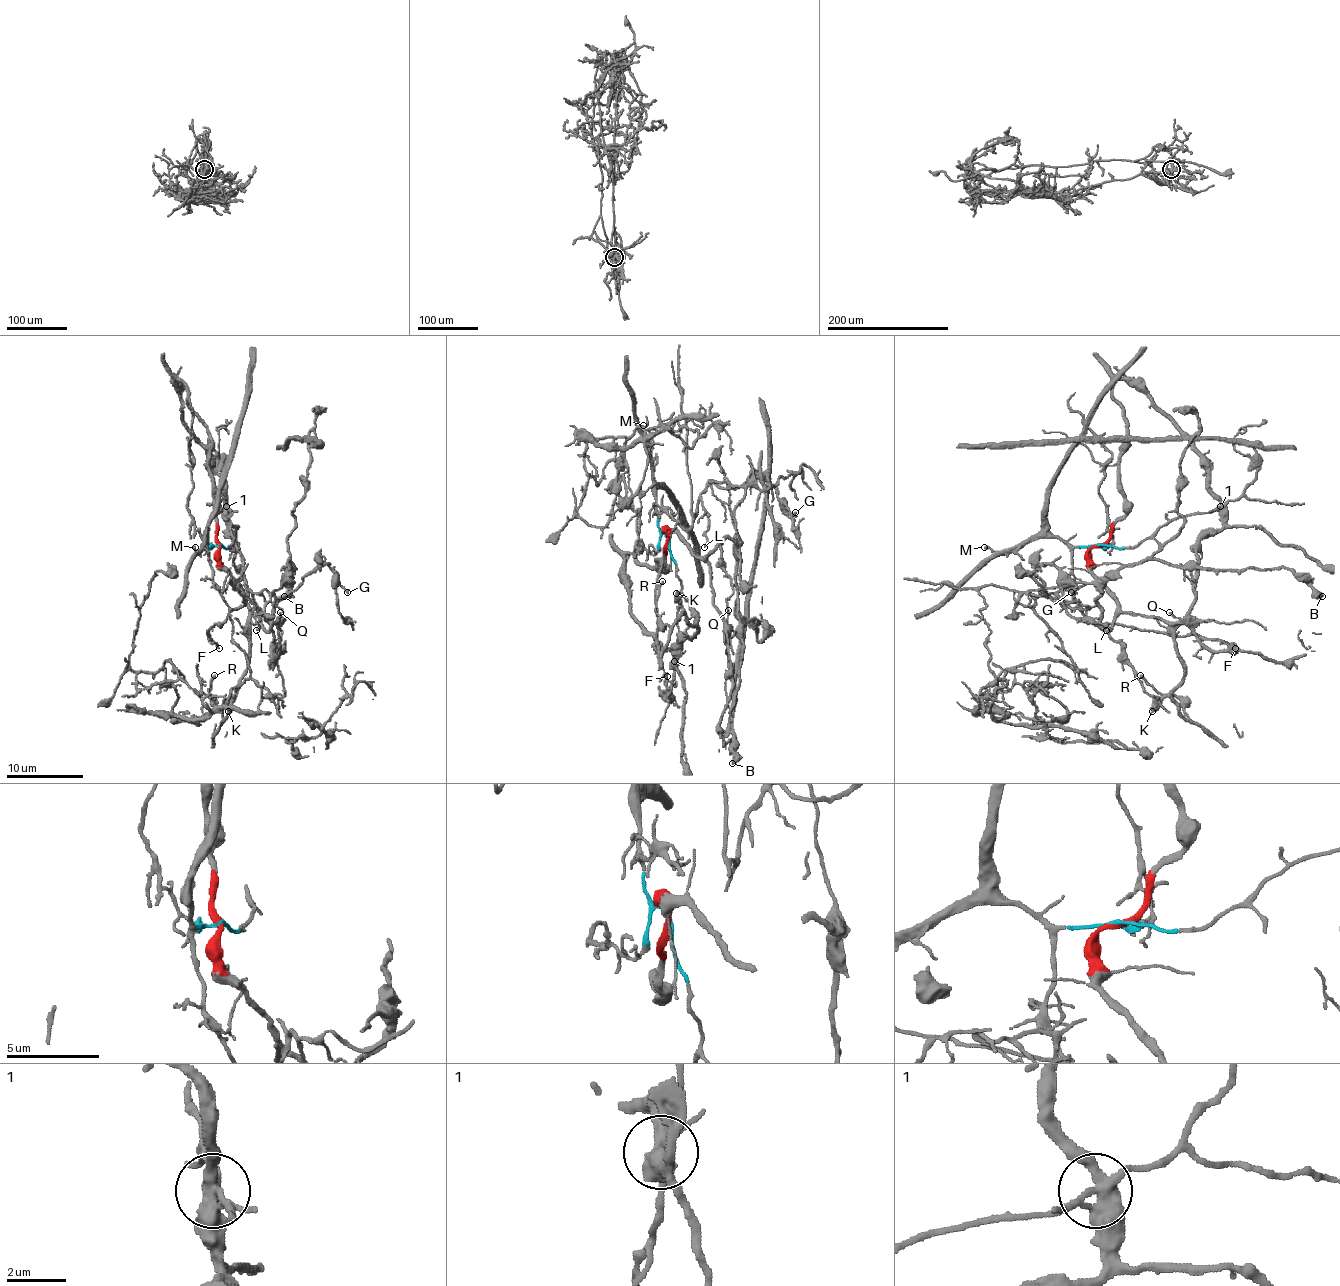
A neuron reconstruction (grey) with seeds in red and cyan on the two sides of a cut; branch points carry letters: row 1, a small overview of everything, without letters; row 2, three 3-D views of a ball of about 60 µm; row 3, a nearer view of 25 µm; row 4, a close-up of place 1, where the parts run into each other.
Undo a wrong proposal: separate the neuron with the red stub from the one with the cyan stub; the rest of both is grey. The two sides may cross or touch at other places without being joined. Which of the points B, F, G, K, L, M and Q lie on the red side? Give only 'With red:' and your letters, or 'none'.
With red: B, K, Q

